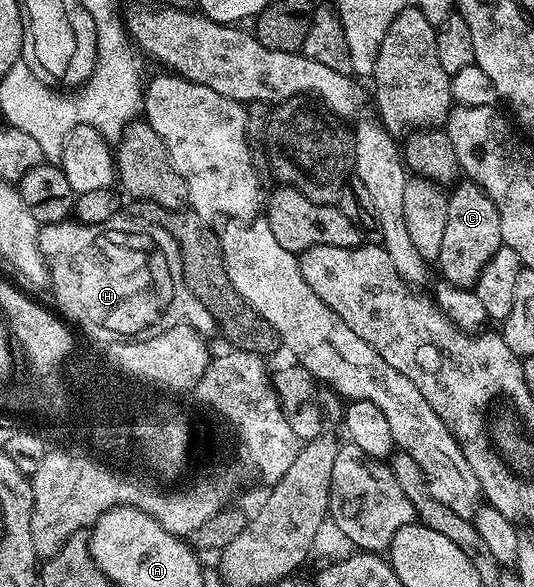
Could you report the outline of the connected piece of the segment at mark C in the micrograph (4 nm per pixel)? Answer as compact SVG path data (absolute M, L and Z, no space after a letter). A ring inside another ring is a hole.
M457 183L448 196L448 217L438 261L440 272L444 275L441 277L459 288L475 289L482 270L486 270L486 264L501 246L502 230L494 202L490 202L488 195L477 184Z

